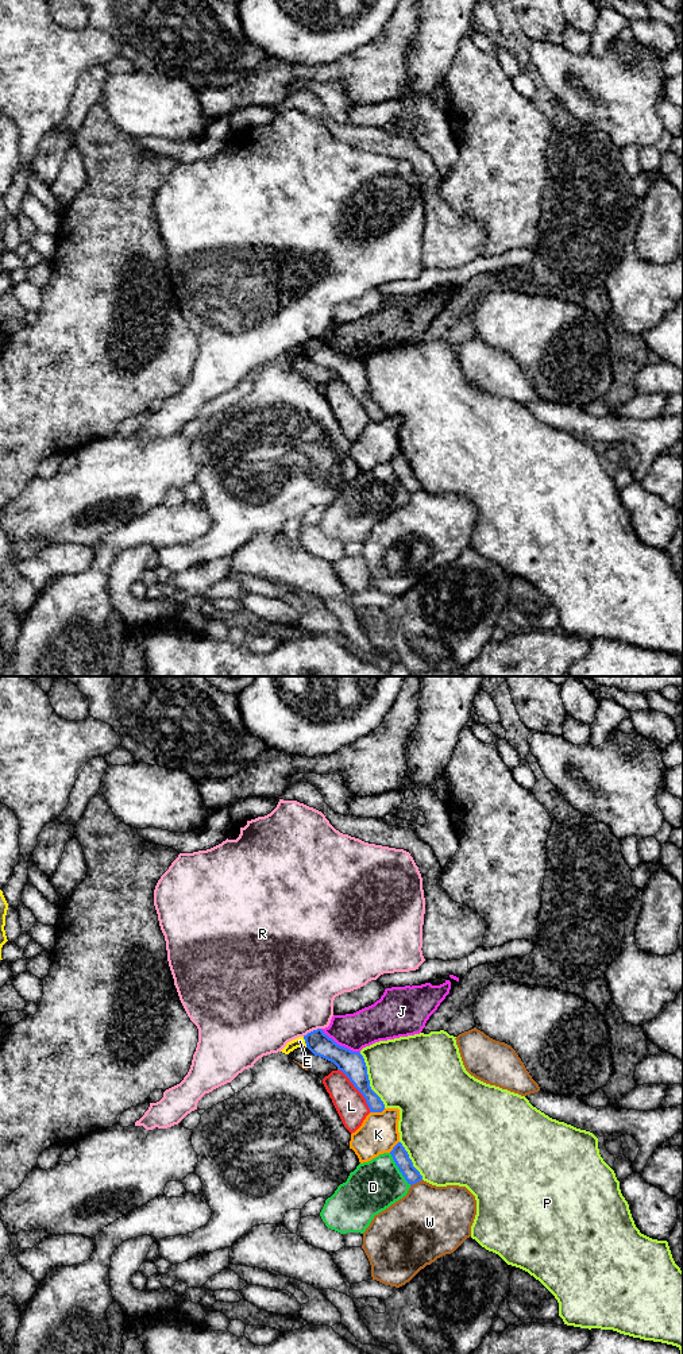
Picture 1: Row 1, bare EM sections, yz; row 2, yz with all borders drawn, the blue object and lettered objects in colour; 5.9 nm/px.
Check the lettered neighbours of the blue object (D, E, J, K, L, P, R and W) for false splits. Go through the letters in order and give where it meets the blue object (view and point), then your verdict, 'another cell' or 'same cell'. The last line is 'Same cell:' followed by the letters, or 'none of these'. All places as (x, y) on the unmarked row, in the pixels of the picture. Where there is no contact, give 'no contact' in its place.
D: meets blue in yz at (398, 477); another cell
E: meets blue in yz at (305, 351); another cell
J: meets blue in yz at (339, 354); another cell
K: meets blue in yz at (377, 420); another cell
L: meets blue in yz at (357, 397); another cell
P: meets blue in yz at (369, 389); another cell
R: meets blue in yz at (311, 340); another cell
W: meets blue in yz at (416, 490); another cell
Same cell: none of these

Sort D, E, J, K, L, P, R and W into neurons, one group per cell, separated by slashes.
D / E J / K / L / P / R / W

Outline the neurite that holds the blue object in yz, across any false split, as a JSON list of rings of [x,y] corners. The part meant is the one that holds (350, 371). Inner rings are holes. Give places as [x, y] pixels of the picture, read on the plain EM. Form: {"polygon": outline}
{"polygon": [[[321,337],[313,339],[304,344],[306,356],[319,366],[333,371],[342,379],[354,396],[363,404],[370,421],[382,421],[385,413],[381,406],[371,398],[367,383],[367,375],[359,360],[352,360],[337,354]]]}

